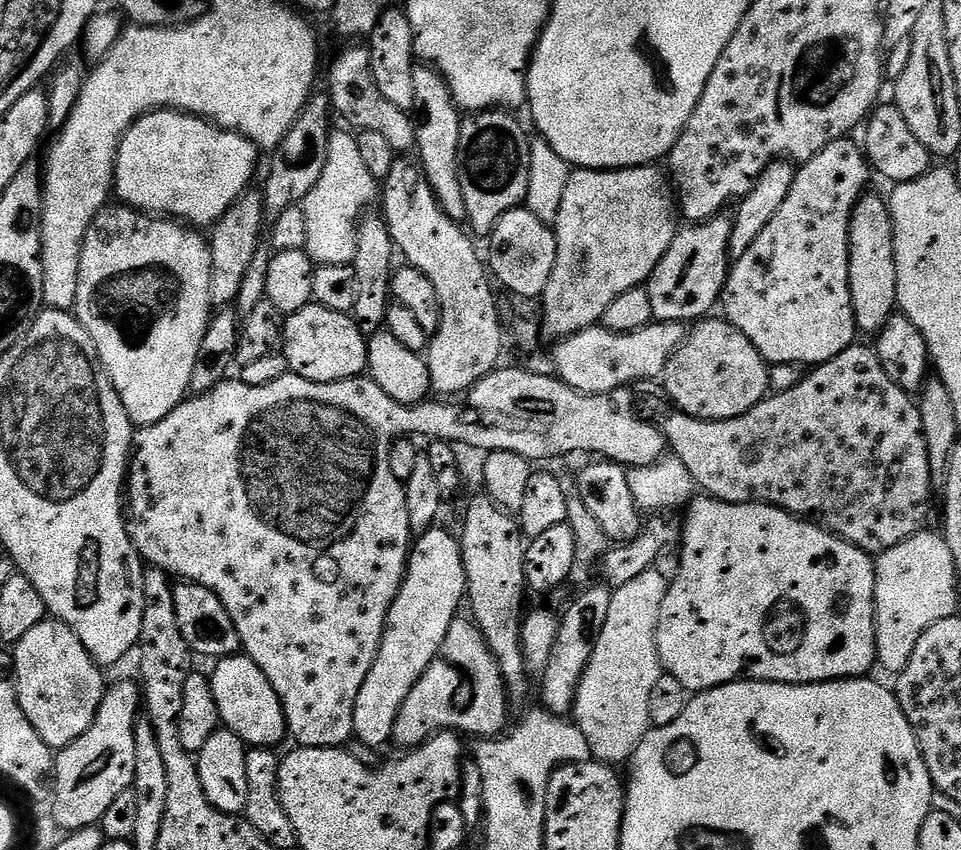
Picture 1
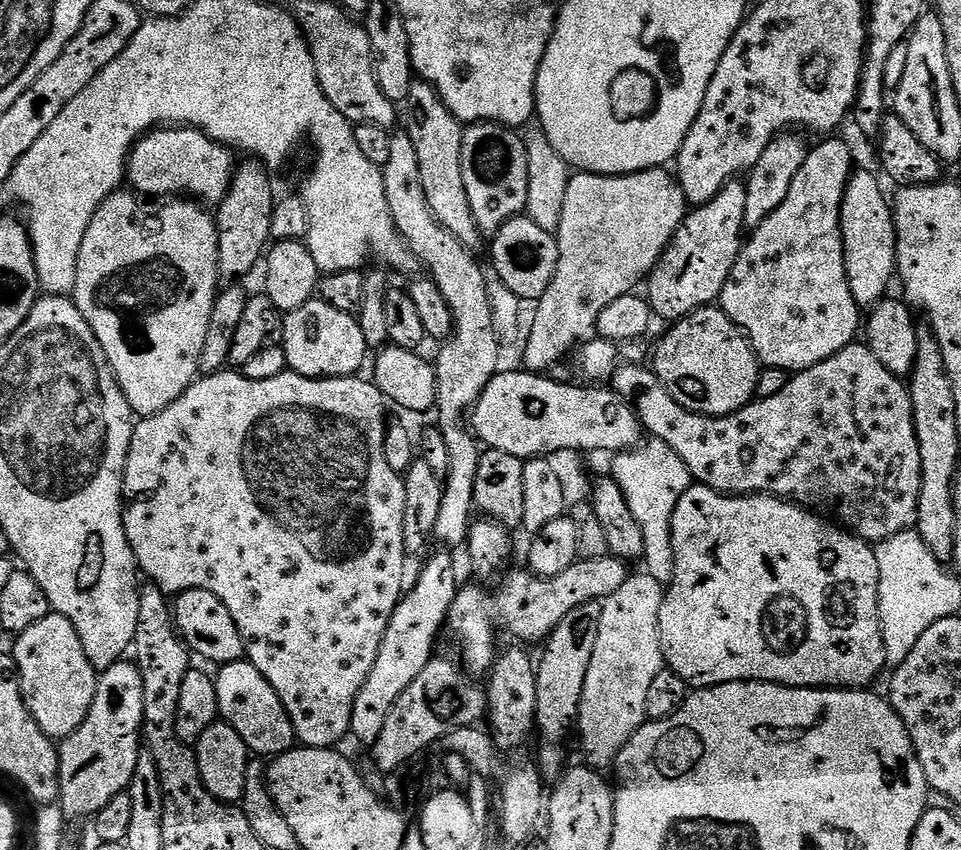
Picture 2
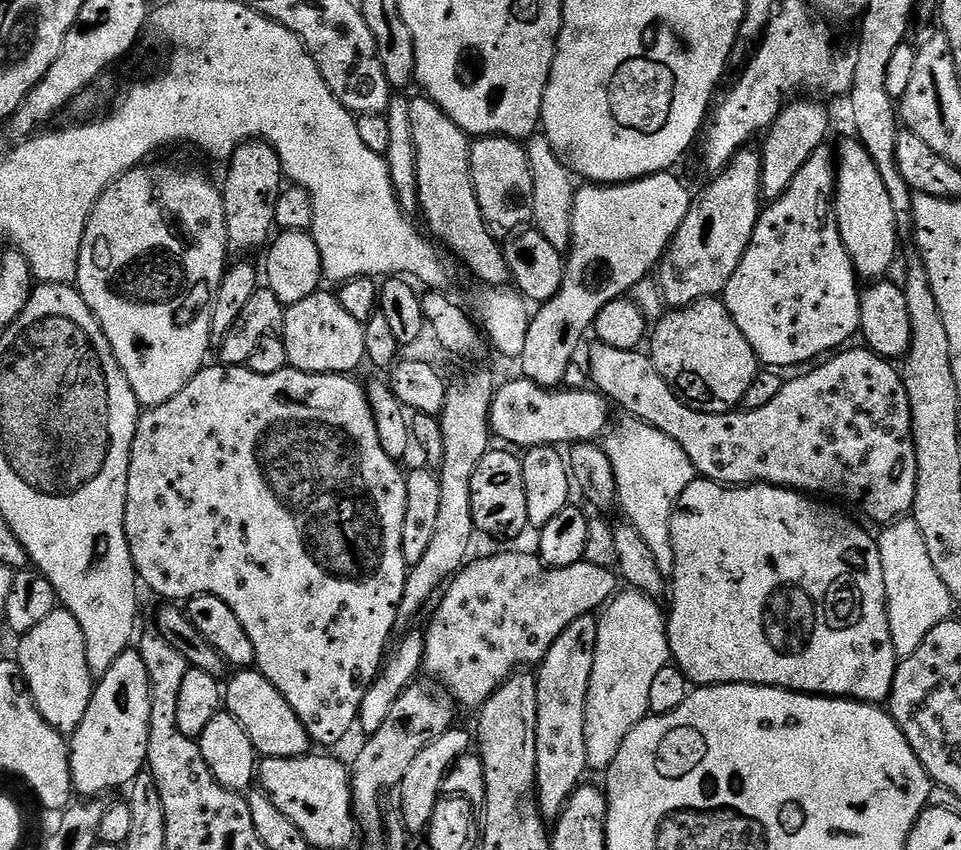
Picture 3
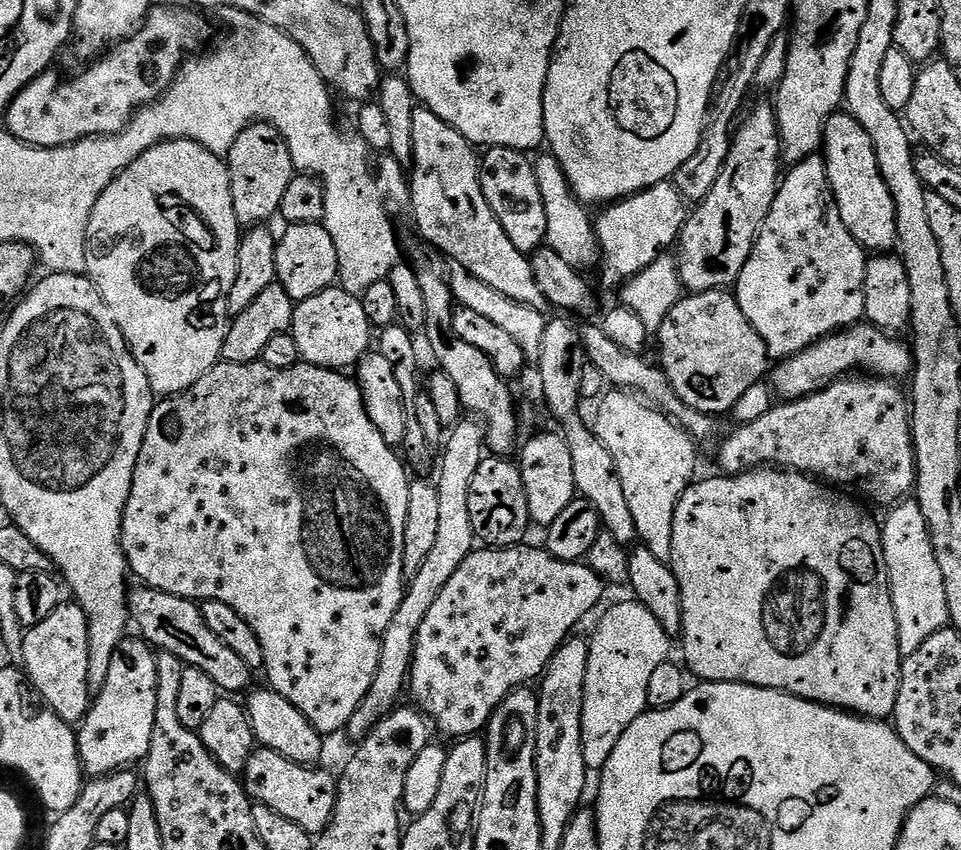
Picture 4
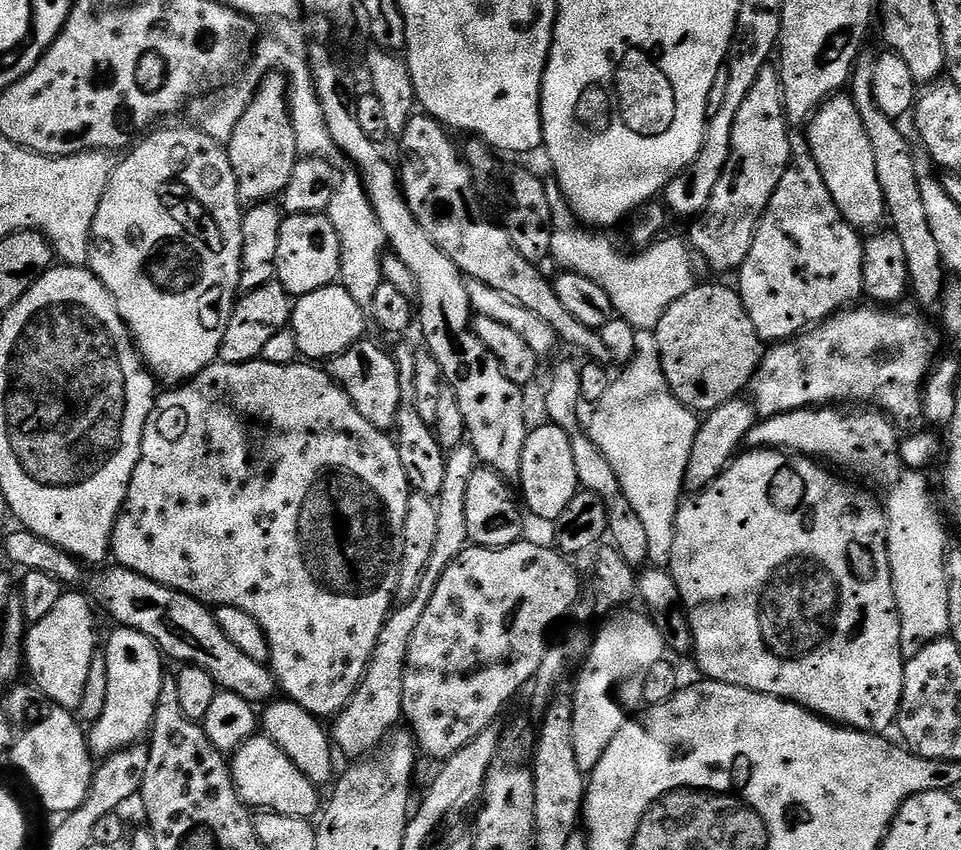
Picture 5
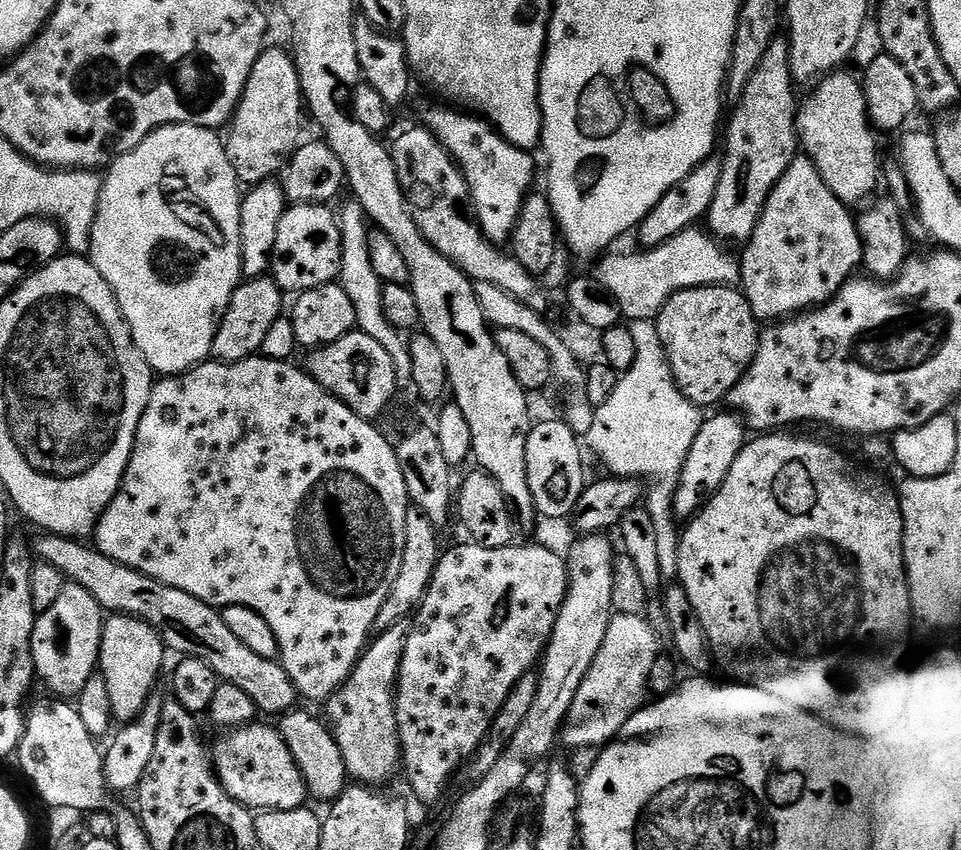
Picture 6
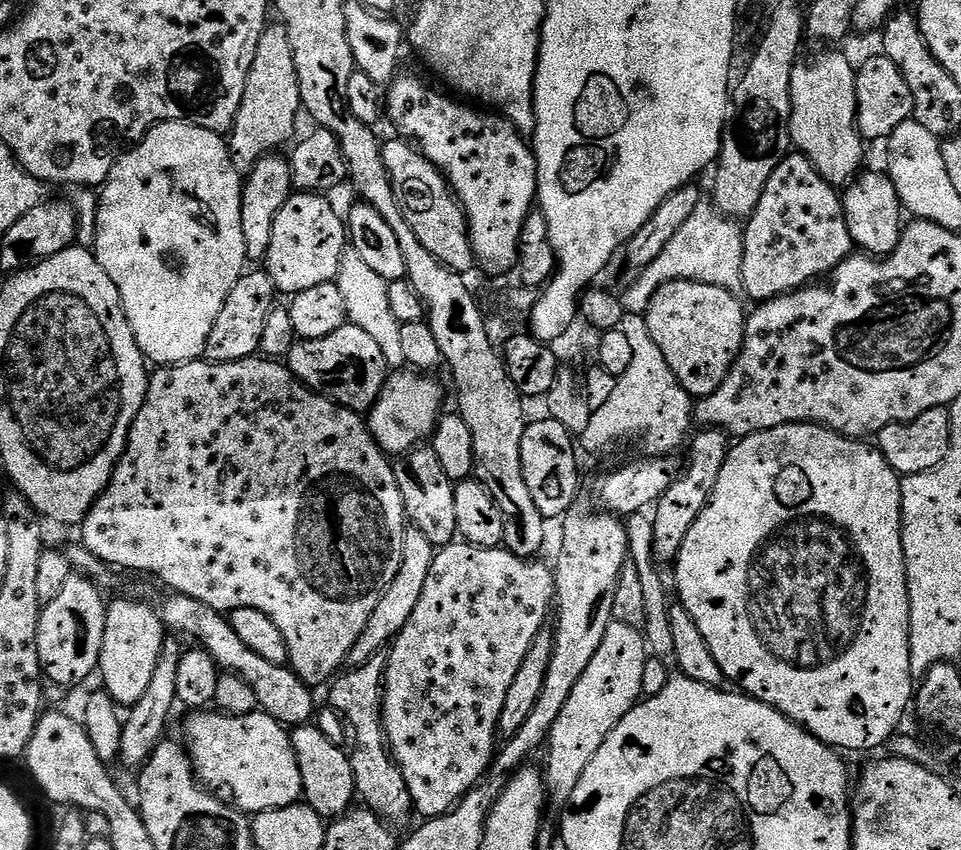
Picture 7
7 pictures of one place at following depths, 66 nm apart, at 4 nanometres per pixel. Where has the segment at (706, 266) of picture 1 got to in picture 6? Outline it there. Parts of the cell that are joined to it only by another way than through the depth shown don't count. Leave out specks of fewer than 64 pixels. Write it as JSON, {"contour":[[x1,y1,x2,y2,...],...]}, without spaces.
{"contour":[[784,38,772,40,770,46,766,46,766,54,762,54,762,62,758,62,750,82,746,82,742,94,735,101,736,109,733,110,732,121,728,124,728,141,724,144,718,190,714,194,714,202,706,217,707,231,721,241,747,242,751,240,752,231,756,229,756,223,760,220,765,202,770,198,774,186,782,178,790,162,798,155,796,134,798,96,796,100,795,90,797,91,788,61,788,41]]}

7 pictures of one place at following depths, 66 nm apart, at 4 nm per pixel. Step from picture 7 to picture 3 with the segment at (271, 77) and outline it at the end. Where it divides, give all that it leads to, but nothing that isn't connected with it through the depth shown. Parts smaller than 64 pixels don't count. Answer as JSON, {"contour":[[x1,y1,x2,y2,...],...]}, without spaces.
{"contour":[[250,140,244,144,232,159,227,161,226,168,228,177,225,178,224,184,222,183,222,195,226,210,228,247,233,253,252,254,248,252,254,251,255,248,263,249,273,235,276,228,274,206,278,206,278,198,286,177,278,154,271,144,265,144,262,140]]}

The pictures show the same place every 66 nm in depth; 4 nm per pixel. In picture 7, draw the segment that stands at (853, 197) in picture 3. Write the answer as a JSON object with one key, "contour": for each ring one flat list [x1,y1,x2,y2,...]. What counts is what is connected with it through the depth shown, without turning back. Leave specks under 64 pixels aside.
{"contour":[[824,52,809,64,797,63,790,78,792,113,788,133,792,148,804,156,833,188,840,190,852,183,861,171,866,141,856,124,857,69,840,52]]}

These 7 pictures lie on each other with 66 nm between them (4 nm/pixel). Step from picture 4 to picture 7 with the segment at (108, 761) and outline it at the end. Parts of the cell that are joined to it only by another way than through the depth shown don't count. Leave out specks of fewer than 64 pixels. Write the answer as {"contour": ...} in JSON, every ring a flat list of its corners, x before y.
{"contour":[[116,600,113,604,111,601,107,609,98,676,104,679,103,691,111,694,117,705,131,706,142,698,154,674,154,666,158,666,158,654,162,654,166,629,160,621,159,611,140,600]]}

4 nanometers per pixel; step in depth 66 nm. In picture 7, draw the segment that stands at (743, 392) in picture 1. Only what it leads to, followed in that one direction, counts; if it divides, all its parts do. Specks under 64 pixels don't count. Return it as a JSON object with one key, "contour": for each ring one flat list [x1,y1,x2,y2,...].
{"contour":[[693,280,666,282,666,286,662,286,658,290,658,294,654,294,654,298,650,300,648,311,643,313,646,326,650,330,650,338,654,338,654,342,658,342,658,350,662,350,662,358,666,358,670,370,674,370,674,378,678,378,678,382,687,390,689,396,699,398,714,394,714,390,718,390,718,386,722,386,726,374,730,374,730,370,736,365,736,359,744,348,744,325,746,323,746,308,744,312,744,308,740,303,742,303,741,297,735,296,730,290,722,290,722,286,710,286,709,284,694,282]]}

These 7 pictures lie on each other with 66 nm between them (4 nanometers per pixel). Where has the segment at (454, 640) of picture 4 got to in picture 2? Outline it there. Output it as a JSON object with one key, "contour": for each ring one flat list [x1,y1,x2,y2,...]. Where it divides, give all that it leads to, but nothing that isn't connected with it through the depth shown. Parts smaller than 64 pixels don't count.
{"contour":[[609,554,593,560,580,560,562,570,560,576,551,578,536,576,531,570,509,571,499,581,501,584,497,592,487,592,486,589,479,588,484,587,479,583,472,584,469,588,461,587,448,611,446,628,449,633,452,631,453,638,460,643,460,648,464,651,463,667,476,678,491,673,498,655,496,628,513,632,520,642,547,641,558,622,562,622,562,618,570,614,570,610,583,604,603,602,607,596,614,594,614,590,619,590,622,582,628,580,628,568,629,565,619,556]]}

